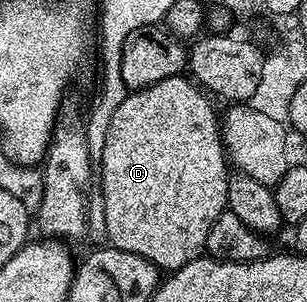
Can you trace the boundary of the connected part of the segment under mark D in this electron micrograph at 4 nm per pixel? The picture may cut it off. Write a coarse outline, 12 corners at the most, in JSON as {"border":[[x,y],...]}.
{"border":[[188,76],[103,131],[108,244],[161,271],[226,212],[219,113]]}

